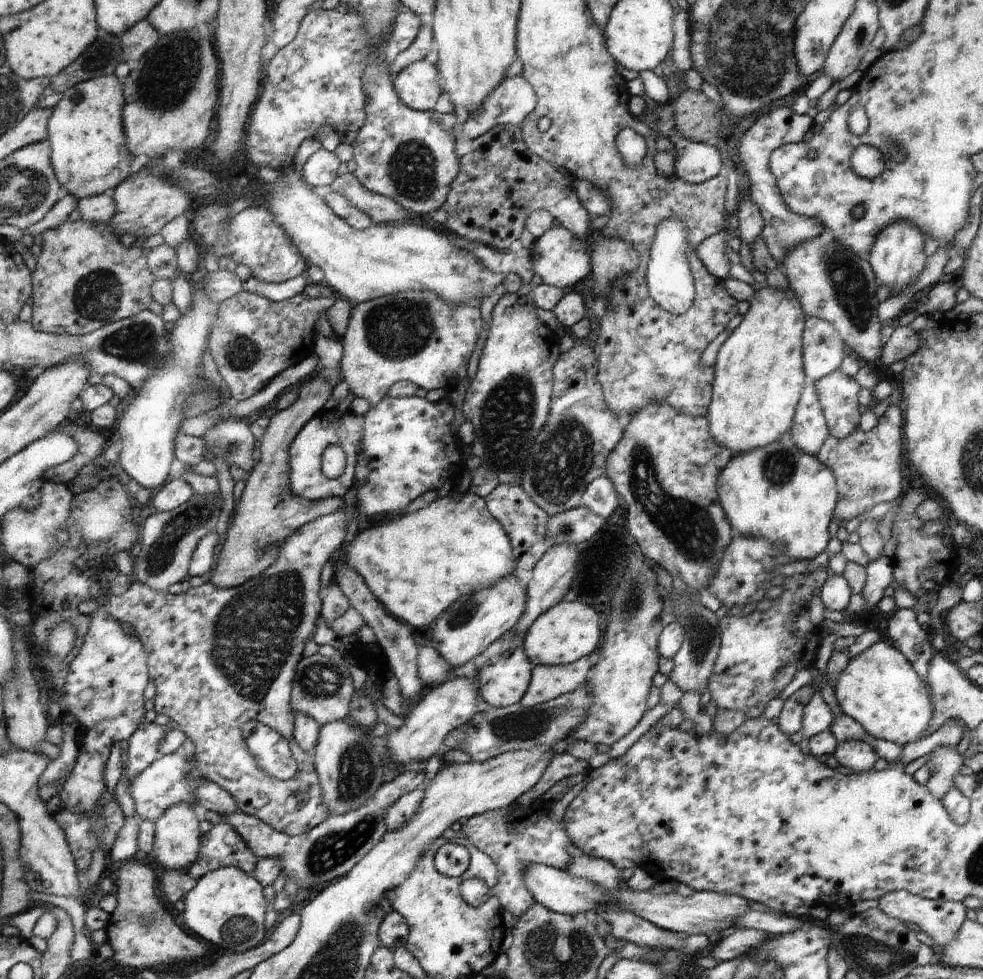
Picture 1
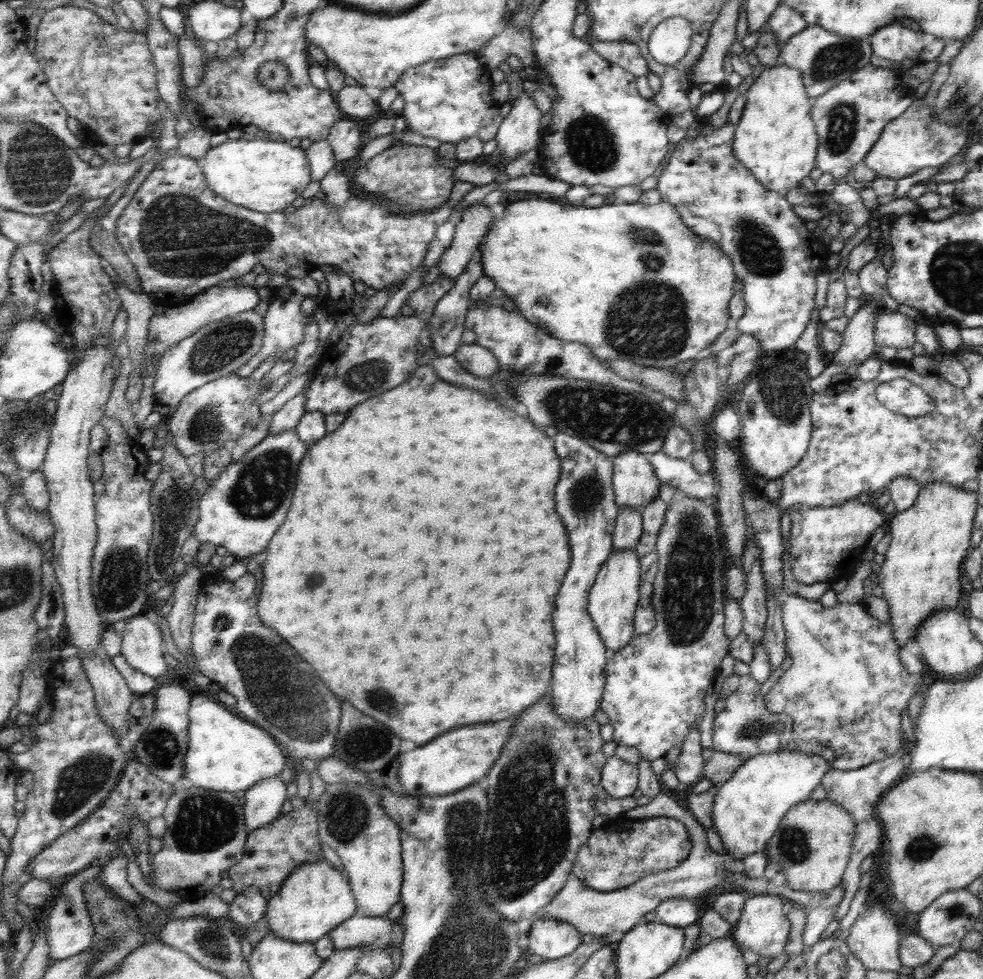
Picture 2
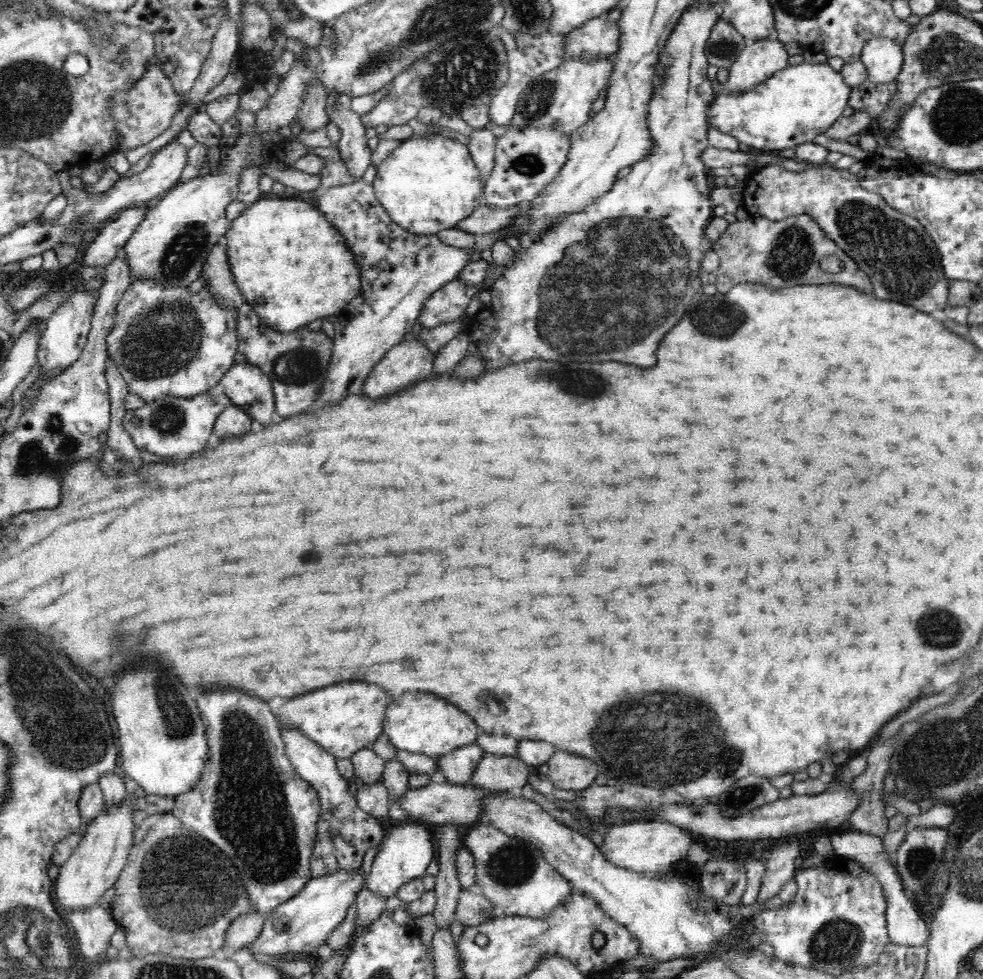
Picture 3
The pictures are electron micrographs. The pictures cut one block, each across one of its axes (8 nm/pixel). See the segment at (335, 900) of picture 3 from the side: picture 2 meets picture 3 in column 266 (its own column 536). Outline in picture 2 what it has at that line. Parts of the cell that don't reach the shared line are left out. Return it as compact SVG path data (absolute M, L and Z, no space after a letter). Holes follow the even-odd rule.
M541 916L533 918L531 932L525 940L525 948L543 960L563 960L579 948L581 934L577 928L563 920L545 920Z

